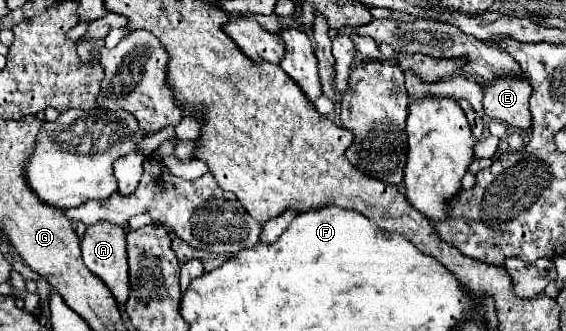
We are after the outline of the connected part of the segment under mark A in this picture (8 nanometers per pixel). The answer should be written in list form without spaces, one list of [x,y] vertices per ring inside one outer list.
[[[97,222],[87,226],[83,238],[81,238],[81,252],[85,266],[99,276],[115,296],[117,304],[123,306],[129,296],[129,274],[127,274],[127,252],[125,252],[125,232],[121,226],[111,222]]]

